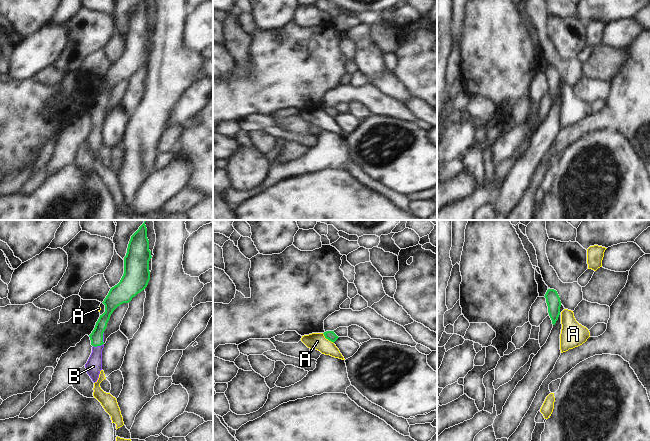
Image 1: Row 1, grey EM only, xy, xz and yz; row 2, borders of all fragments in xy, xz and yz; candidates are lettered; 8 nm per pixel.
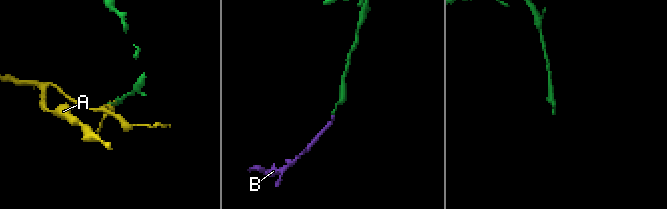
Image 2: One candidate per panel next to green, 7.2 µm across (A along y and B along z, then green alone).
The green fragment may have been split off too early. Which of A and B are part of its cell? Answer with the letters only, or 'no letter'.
B

